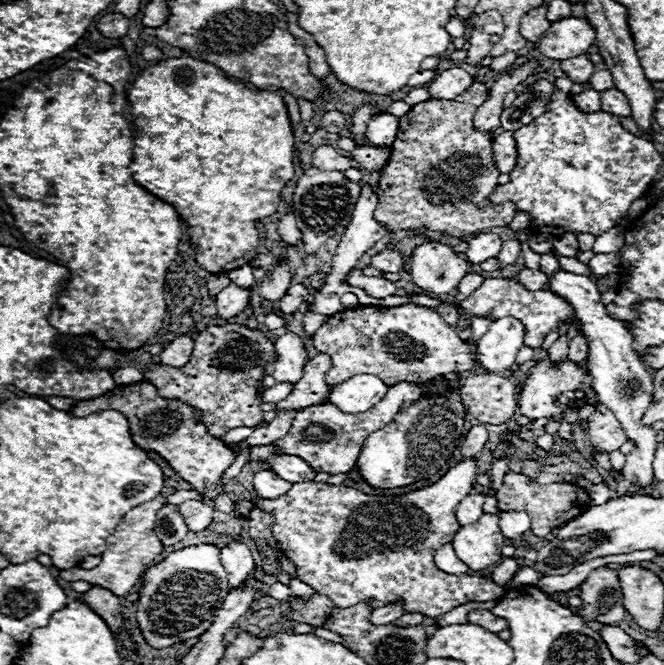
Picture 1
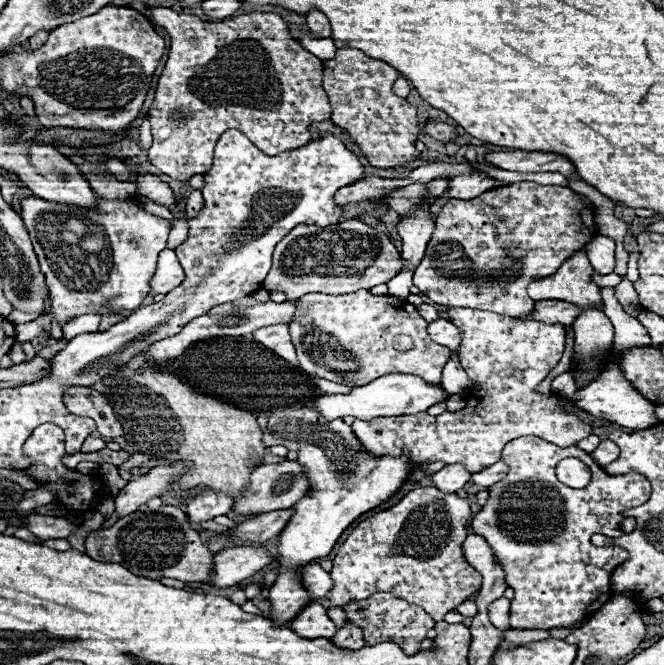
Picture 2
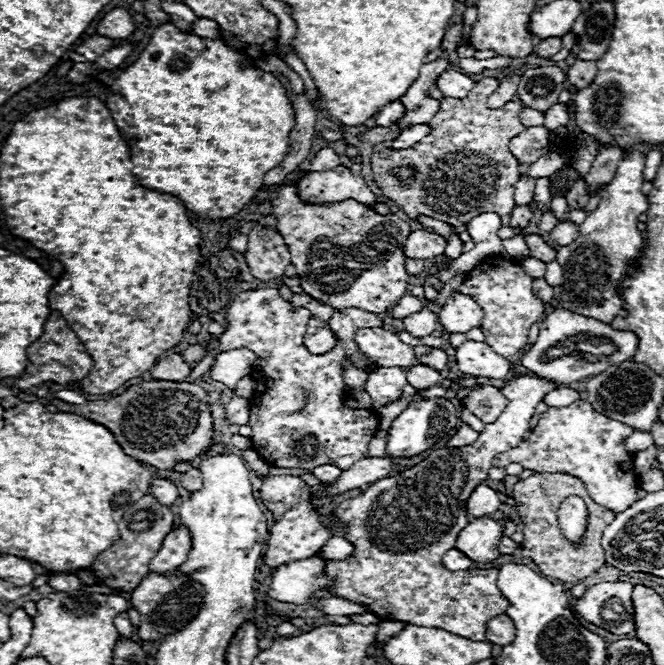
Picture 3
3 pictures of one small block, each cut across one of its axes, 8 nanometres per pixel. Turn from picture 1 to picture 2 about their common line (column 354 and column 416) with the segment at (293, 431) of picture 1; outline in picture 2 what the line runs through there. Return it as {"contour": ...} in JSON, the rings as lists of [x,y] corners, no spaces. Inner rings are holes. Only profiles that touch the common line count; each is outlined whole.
{"contour":[[[450,308],[448,310],[449,320],[452,320],[462,330],[462,344],[458,350],[458,358],[466,374],[480,382],[480,390],[468,392],[468,404],[466,408],[458,412],[444,412],[440,416],[424,414],[404,414],[400,418],[374,418],[374,420],[354,420],[352,428],[356,438],[364,444],[364,448],[376,456],[402,456],[408,452],[412,462],[416,466],[422,466],[424,462],[436,462],[442,460],[444,464],[462,462],[466,468],[476,474],[478,470],[484,470],[484,466],[492,466],[500,460],[500,454],[504,446],[520,436],[538,436],[546,442],[552,442],[556,446],[574,446],[578,440],[592,434],[592,426],[580,422],[574,414],[566,414],[562,406],[558,404],[556,394],[538,394],[534,392],[534,386],[538,386],[550,370],[560,362],[566,340],[562,334],[562,326],[548,326],[544,322],[520,322],[510,316],[500,316],[494,312],[484,312],[472,308]]]}

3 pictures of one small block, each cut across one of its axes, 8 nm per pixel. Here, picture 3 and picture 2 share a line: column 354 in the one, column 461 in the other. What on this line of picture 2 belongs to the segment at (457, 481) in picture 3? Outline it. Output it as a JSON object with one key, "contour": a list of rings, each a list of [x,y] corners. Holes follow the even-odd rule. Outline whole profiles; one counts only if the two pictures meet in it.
{"contour":[[[416,488],[408,492],[396,506],[360,522],[338,550],[336,558],[332,560],[334,568],[330,570],[330,576],[334,580],[334,588],[328,594],[332,606],[366,600],[376,592],[392,592],[398,598],[422,606],[436,622],[442,620],[444,614],[452,612],[464,600],[470,600],[472,594],[480,590],[482,578],[478,570],[468,566],[462,550],[470,520],[470,506],[458,494],[440,494],[440,490],[436,488]]]}

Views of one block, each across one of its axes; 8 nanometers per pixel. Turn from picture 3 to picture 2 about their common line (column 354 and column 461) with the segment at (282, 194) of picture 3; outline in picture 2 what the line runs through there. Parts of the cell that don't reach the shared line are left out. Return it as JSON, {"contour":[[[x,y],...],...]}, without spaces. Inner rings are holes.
{"contour":[[[518,182],[512,186],[488,190],[486,194],[480,194],[472,200],[448,200],[436,216],[436,230],[432,240],[428,242],[422,262],[414,270],[414,286],[418,286],[420,292],[434,304],[448,308],[490,310],[502,316],[524,318],[524,314],[532,314],[532,306],[536,304],[526,294],[528,284],[554,274],[566,258],[584,248],[596,234],[594,210],[584,204],[578,194],[562,186],[530,188],[530,182]]]}

